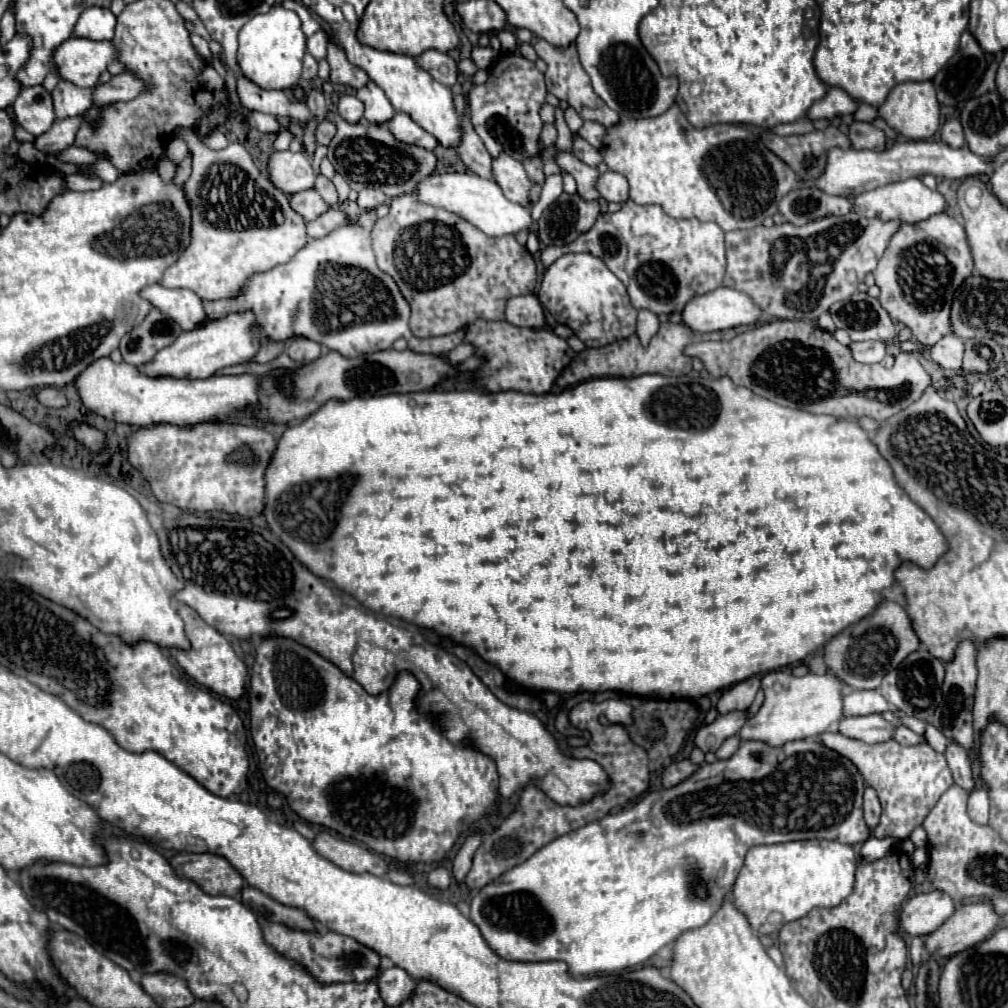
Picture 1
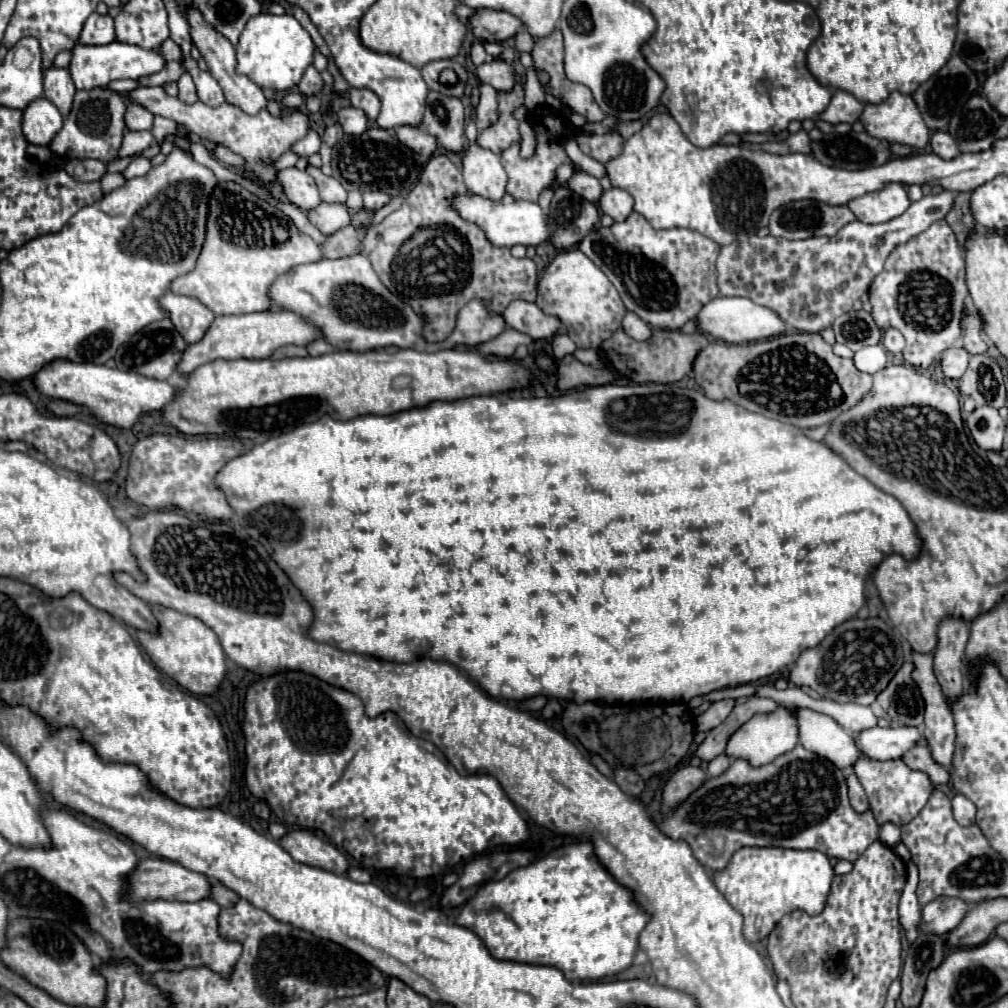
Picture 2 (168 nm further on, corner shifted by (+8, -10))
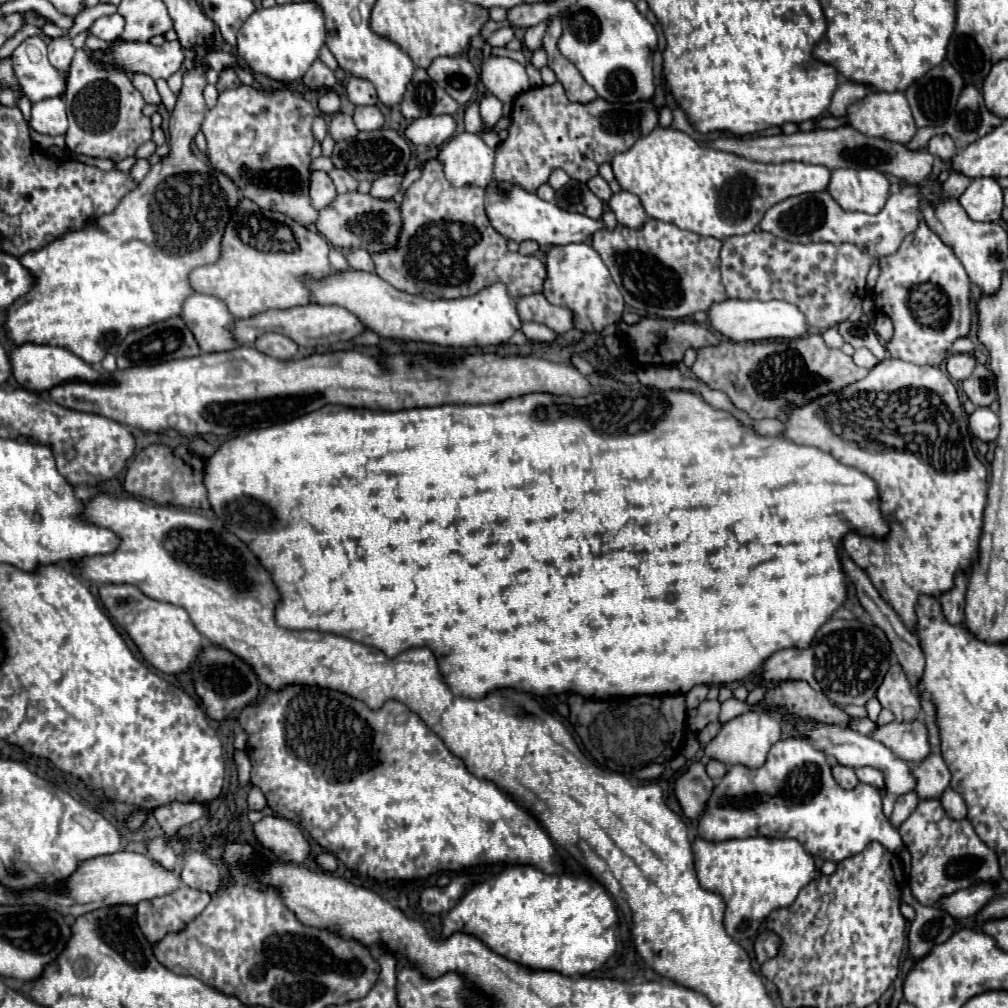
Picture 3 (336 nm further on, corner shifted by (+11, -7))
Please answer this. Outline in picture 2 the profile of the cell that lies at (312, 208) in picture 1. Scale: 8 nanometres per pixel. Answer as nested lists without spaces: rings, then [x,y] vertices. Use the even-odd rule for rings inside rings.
[[[321,202],[319,206],[315,206],[313,210],[307,212],[307,218],[325,236],[333,234],[335,230],[339,230],[339,228],[343,228],[347,224],[351,224],[351,216],[349,216],[345,204],[327,204],[327,202]]]

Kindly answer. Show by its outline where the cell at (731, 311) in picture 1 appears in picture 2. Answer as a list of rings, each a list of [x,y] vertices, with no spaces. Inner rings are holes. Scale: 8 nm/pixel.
[[[717,296],[711,302],[707,302],[699,314],[697,314],[697,326],[703,334],[709,334],[717,340],[729,342],[729,344],[743,344],[743,342],[755,342],[763,338],[771,338],[785,330],[785,322],[771,310],[753,304],[749,298],[723,298]]]

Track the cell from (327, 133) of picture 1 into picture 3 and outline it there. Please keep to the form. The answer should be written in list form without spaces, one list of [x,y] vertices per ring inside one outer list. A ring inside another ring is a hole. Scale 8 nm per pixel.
[[[336,113],[332,117],[332,121],[330,121],[330,135],[336,141],[340,141],[340,139],[352,139],[352,137],[358,135],[358,129],[356,129],[356,125],[354,125],[354,121],[352,121],[350,115]]]

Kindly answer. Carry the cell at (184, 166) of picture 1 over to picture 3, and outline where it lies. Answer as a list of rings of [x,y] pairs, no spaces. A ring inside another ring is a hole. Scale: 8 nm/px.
[[[78,49],[72,59],[64,101],[68,105],[70,121],[66,145],[72,153],[122,161],[132,157],[142,143],[152,139],[150,117],[142,113],[146,101],[138,89],[134,93],[134,85],[126,71],[116,65],[92,61],[84,49]]]

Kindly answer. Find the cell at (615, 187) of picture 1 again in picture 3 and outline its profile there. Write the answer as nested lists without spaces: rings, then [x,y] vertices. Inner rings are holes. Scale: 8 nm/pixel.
[[[620,191],[616,195],[612,195],[612,199],[608,201],[608,207],[616,213],[618,223],[630,227],[630,229],[640,229],[650,217],[644,211],[640,199],[628,191]]]

